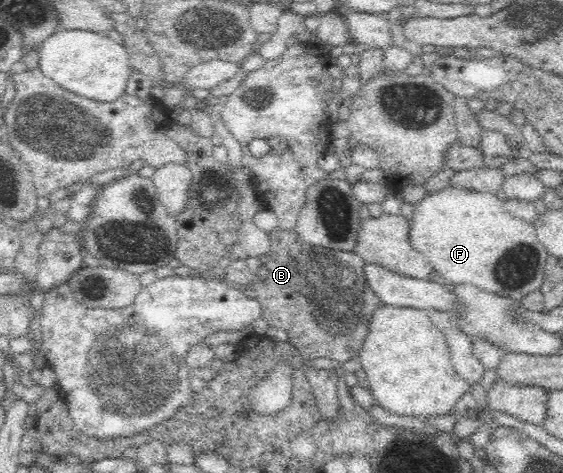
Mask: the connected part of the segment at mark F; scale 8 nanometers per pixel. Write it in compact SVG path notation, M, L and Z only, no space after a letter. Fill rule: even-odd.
M447 185L444 189L433 193L432 195L425 195L421 201L414 207L414 216L412 217L410 236L412 236L412 246L416 251L420 252L426 262L436 270L443 279L450 281L454 285L474 285L486 292L497 293L498 296L509 297L510 300L521 301L527 293L536 292L542 287L542 281L545 280L545 265L547 261L546 249L538 240L536 229L533 221L525 220L515 217L507 208L507 202L497 198L496 195L490 193L477 193L468 189L455 189L454 186Z

